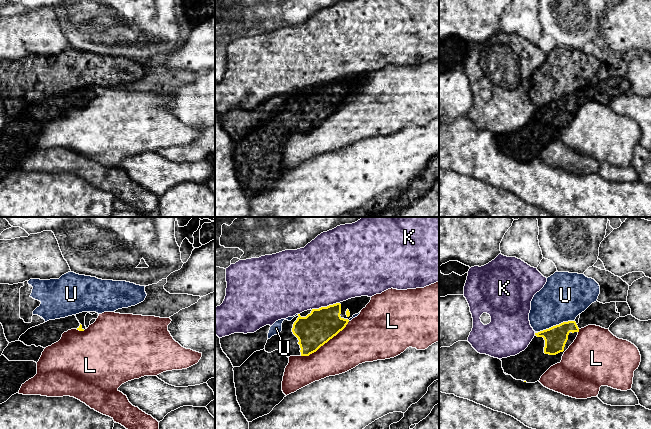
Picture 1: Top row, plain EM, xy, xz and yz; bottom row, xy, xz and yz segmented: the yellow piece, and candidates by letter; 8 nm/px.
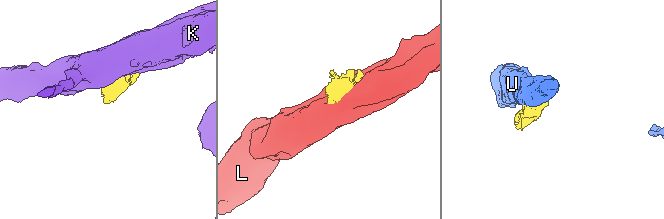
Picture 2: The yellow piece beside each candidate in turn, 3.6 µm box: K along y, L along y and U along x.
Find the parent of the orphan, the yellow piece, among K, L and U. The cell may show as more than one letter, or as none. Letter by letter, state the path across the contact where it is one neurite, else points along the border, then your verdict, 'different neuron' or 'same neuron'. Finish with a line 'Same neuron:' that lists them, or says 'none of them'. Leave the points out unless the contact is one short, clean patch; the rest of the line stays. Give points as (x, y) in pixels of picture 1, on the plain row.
K: border xz (339, 78), (311, 85); different neuron
L: different neuron
U: different neuron
Same neuron: none of them

